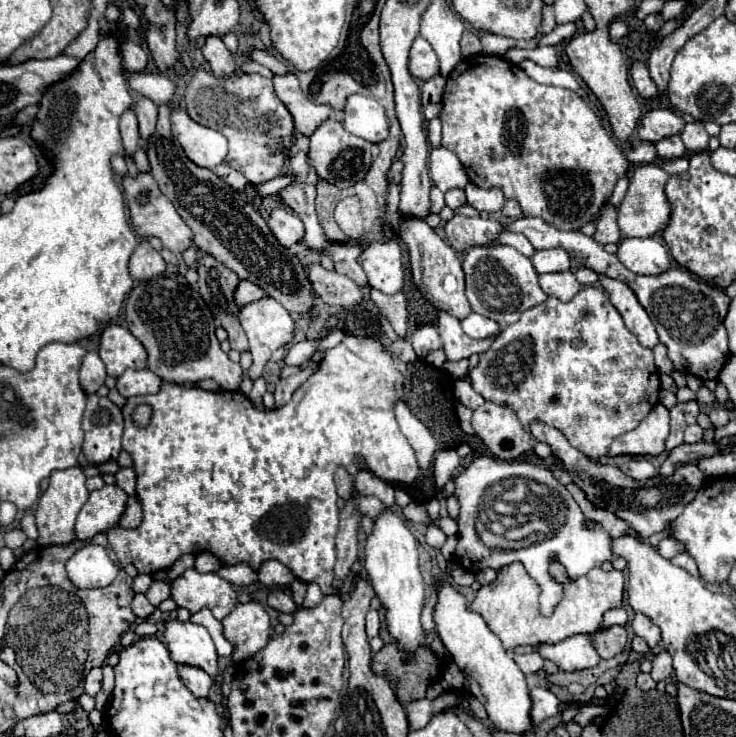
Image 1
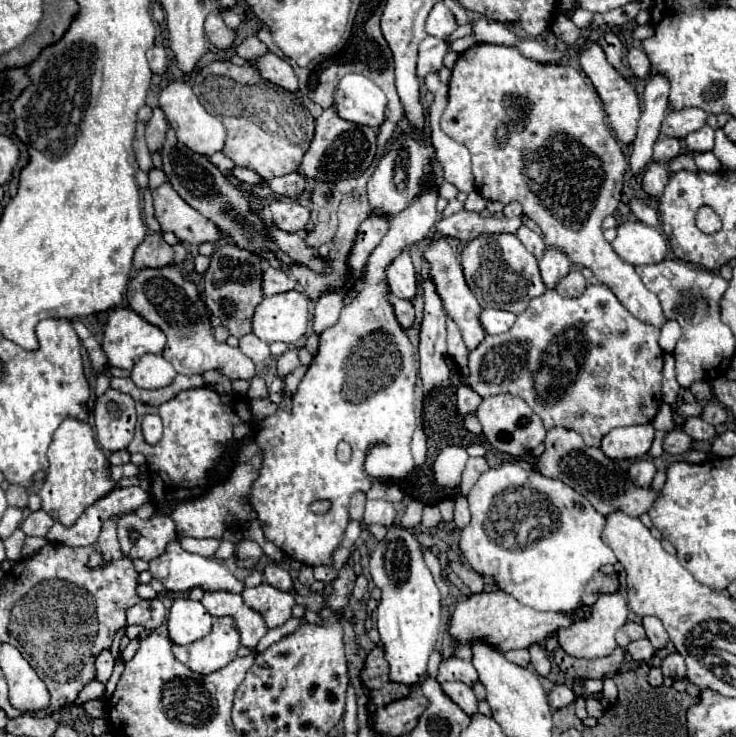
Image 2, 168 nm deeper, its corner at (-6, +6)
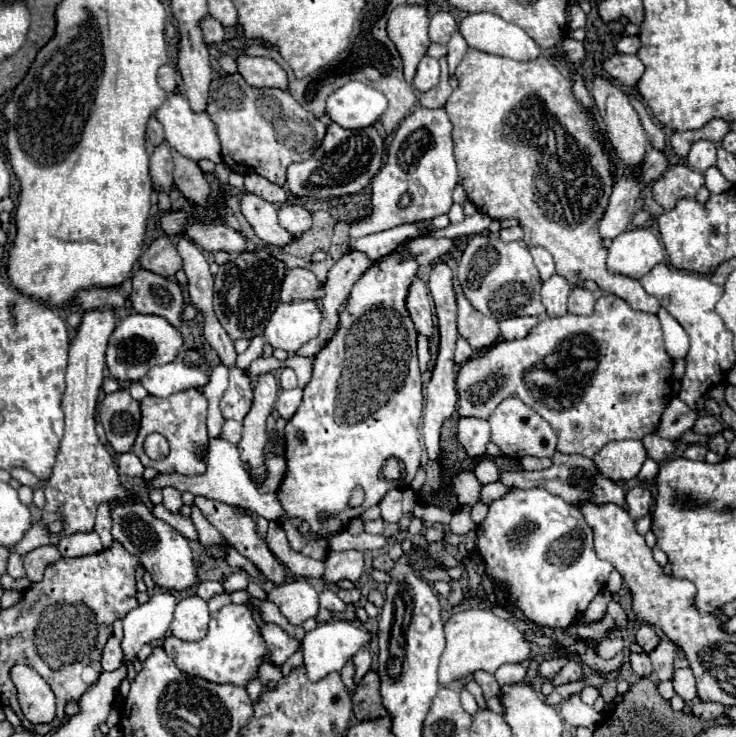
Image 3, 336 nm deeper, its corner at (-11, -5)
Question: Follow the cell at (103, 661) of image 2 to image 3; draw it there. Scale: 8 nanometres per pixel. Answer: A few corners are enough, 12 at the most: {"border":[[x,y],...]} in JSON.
{"border":[[112,635],[102,651],[102,669],[114,671],[122,661],[120,641]]}

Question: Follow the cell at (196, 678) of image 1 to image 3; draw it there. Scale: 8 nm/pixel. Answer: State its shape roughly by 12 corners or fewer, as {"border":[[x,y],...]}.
{"border":[[246,605],[210,613],[200,641],[166,637],[188,675],[246,687],[270,651]]}

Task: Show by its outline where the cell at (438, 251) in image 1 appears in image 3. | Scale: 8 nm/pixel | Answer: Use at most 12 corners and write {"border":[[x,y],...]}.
{"border":[[462,291],[458,333],[474,351],[492,347],[500,335],[498,321],[478,313]]}

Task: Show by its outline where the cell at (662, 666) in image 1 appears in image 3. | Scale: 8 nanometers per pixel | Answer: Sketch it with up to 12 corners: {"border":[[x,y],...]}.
{"border":[[676,669],[674,691],[684,701],[696,699],[690,669]]}

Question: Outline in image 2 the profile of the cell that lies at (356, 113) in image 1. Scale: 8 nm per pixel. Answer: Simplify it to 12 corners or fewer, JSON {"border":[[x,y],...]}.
{"border":[[361,74],[335,90],[343,120],[379,128],[383,90]]}

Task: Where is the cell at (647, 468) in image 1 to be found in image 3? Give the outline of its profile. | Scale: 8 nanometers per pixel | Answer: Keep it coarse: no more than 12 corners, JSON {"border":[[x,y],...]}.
{"border":[[638,485],[626,493],[626,511],[632,519],[652,509],[650,489]]}

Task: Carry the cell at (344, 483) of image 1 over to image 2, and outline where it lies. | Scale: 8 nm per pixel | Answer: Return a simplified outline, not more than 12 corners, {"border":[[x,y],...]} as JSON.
{"border":[[355,492],[351,496],[349,516],[363,520],[365,494]]}

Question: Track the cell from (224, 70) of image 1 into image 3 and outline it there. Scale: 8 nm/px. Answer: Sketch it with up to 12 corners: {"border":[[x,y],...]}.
{"border":[[210,15],[200,21],[204,41],[220,43],[224,27]]}

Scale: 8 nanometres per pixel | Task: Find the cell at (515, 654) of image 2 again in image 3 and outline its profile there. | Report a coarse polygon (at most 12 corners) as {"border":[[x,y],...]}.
{"border":[[518,663],[502,665],[494,677],[504,685],[520,683],[526,669]]}

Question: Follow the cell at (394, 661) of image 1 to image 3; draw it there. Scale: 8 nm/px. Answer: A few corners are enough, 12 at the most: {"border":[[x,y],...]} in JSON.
{"border":[[368,671],[352,691],[358,721],[386,715],[380,677]]}

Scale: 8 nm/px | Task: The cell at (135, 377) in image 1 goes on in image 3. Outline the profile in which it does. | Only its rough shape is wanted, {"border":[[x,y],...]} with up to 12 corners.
{"border":[[182,359],[152,367],[142,387],[154,397],[204,387],[208,373]]}

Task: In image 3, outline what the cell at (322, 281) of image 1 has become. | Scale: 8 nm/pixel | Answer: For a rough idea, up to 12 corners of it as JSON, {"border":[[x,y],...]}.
{"border":[[244,191],[240,211],[262,241],[284,247],[292,235],[274,203]]}

